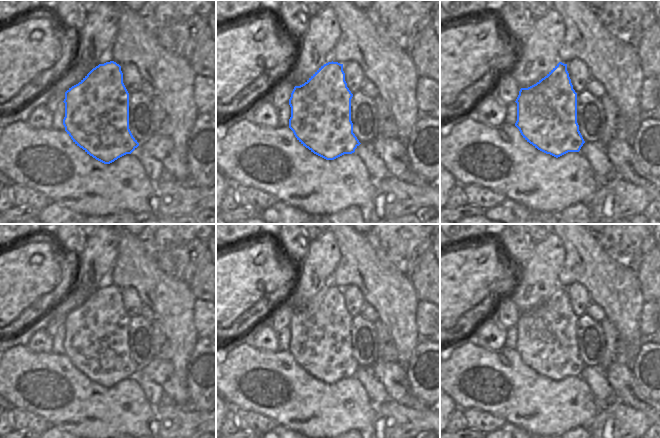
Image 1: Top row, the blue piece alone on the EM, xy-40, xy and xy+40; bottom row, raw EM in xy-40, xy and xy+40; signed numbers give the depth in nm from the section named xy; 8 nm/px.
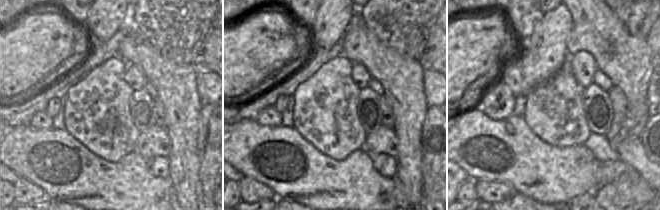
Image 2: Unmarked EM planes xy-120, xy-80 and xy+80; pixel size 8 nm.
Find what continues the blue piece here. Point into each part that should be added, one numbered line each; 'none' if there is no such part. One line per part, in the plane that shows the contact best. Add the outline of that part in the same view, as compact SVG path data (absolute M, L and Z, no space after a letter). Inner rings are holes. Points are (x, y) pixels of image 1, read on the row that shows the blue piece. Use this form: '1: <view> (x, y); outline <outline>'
none

